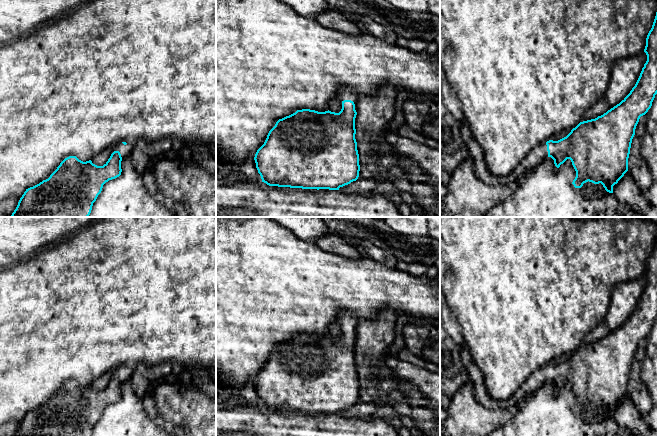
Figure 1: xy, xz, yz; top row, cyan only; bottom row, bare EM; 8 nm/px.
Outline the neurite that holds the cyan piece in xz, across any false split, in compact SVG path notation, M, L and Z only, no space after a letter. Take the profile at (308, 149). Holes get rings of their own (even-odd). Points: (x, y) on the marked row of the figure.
M344 88L337 98L342 101L339 113L302 109L276 122L254 157L262 182L278 187L339 190L358 179L360 165L354 104L357 94Z

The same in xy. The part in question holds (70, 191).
M126 142L120 143L103 166L97 166L91 160L83 162L76 156L65 158L48 179L26 189L10 217L88 217L93 203L102 191L103 185L121 175L121 161L123 158L130 157L131 150L131 144Z

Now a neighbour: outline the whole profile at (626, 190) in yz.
M628 171L613 186L613 194L642 217L657 217L657 207L644 196Z

